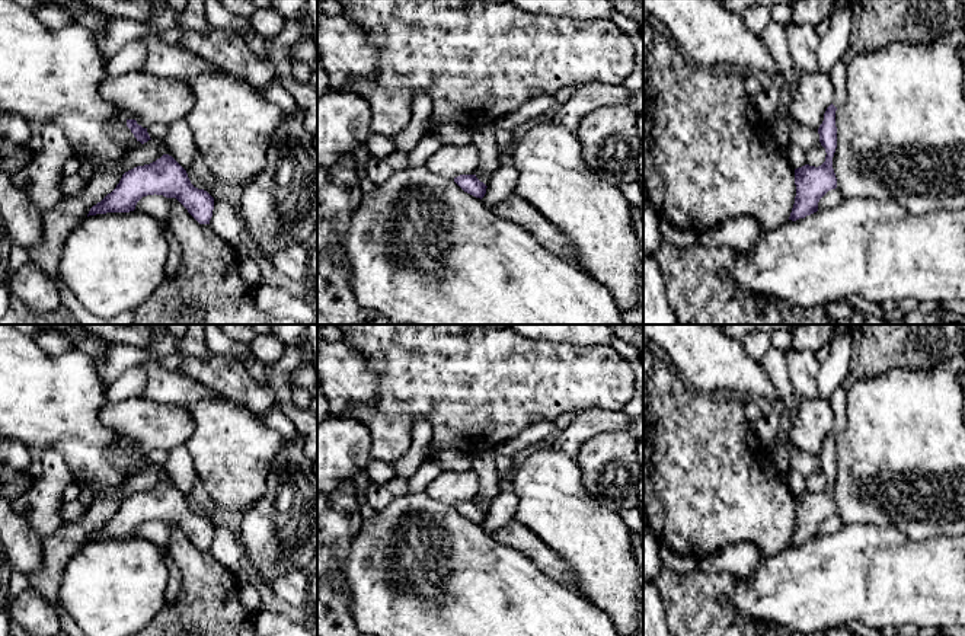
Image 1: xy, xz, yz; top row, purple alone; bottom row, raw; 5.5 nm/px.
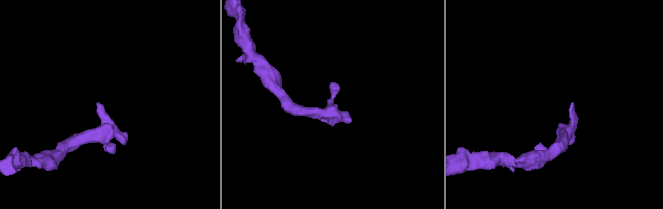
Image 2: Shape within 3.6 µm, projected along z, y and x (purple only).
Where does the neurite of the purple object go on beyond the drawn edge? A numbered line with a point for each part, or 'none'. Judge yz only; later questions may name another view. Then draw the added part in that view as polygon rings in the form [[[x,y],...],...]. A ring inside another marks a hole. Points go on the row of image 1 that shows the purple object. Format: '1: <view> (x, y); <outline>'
1: yz (837, 73); [[[840,58],[834,67],[828,71],[834,84],[834,100],[833,105],[835,108],[841,108],[849,98],[849,90],[846,87],[846,67],[847,64],[844,63],[843,58]]]

